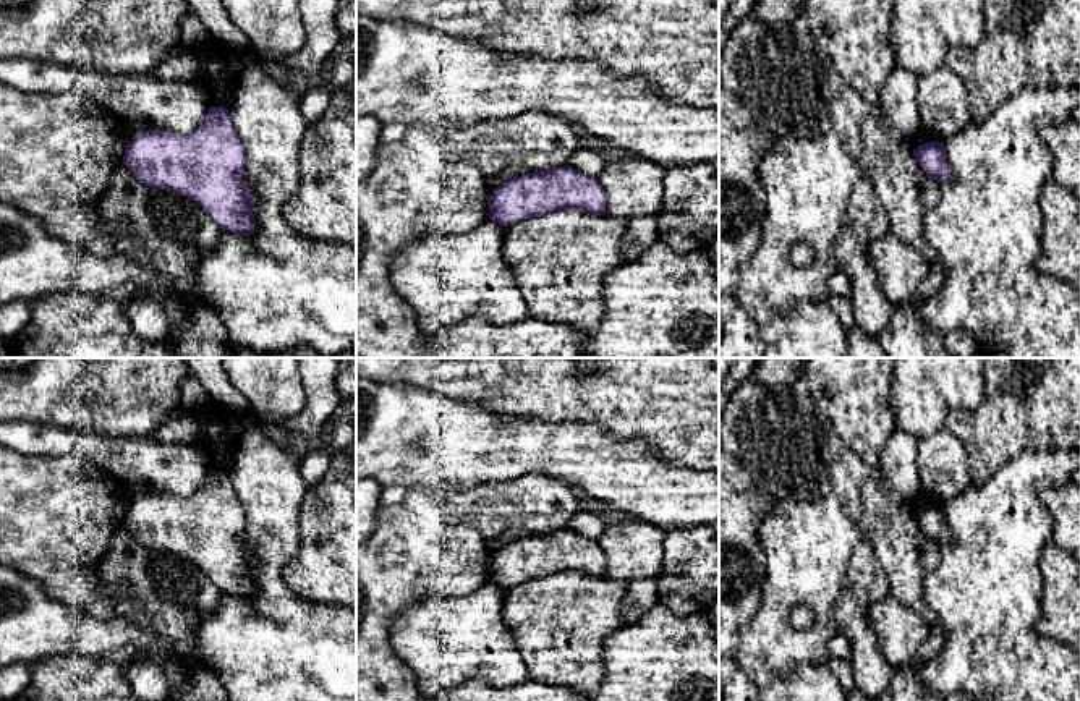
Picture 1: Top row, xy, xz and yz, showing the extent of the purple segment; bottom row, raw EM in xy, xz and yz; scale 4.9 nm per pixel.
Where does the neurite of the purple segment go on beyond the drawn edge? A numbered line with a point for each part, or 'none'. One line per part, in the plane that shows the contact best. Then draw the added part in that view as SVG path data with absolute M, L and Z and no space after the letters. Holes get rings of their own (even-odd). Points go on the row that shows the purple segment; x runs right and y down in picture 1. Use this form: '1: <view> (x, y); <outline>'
none

